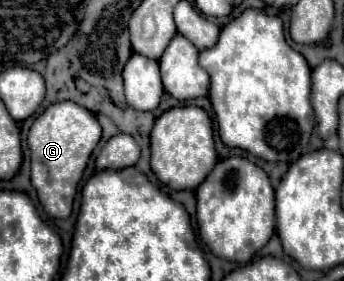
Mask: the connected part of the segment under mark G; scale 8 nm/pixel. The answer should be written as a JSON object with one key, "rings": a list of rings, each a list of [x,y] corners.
{"rings":[[[58,101],[50,105],[30,127],[28,147],[30,147],[30,167],[32,167],[32,185],[38,193],[40,205],[50,217],[64,219],[72,213],[72,203],[76,195],[78,181],[86,169],[86,163],[98,145],[102,135],[100,123],[96,117],[74,105],[74,101]]]}

